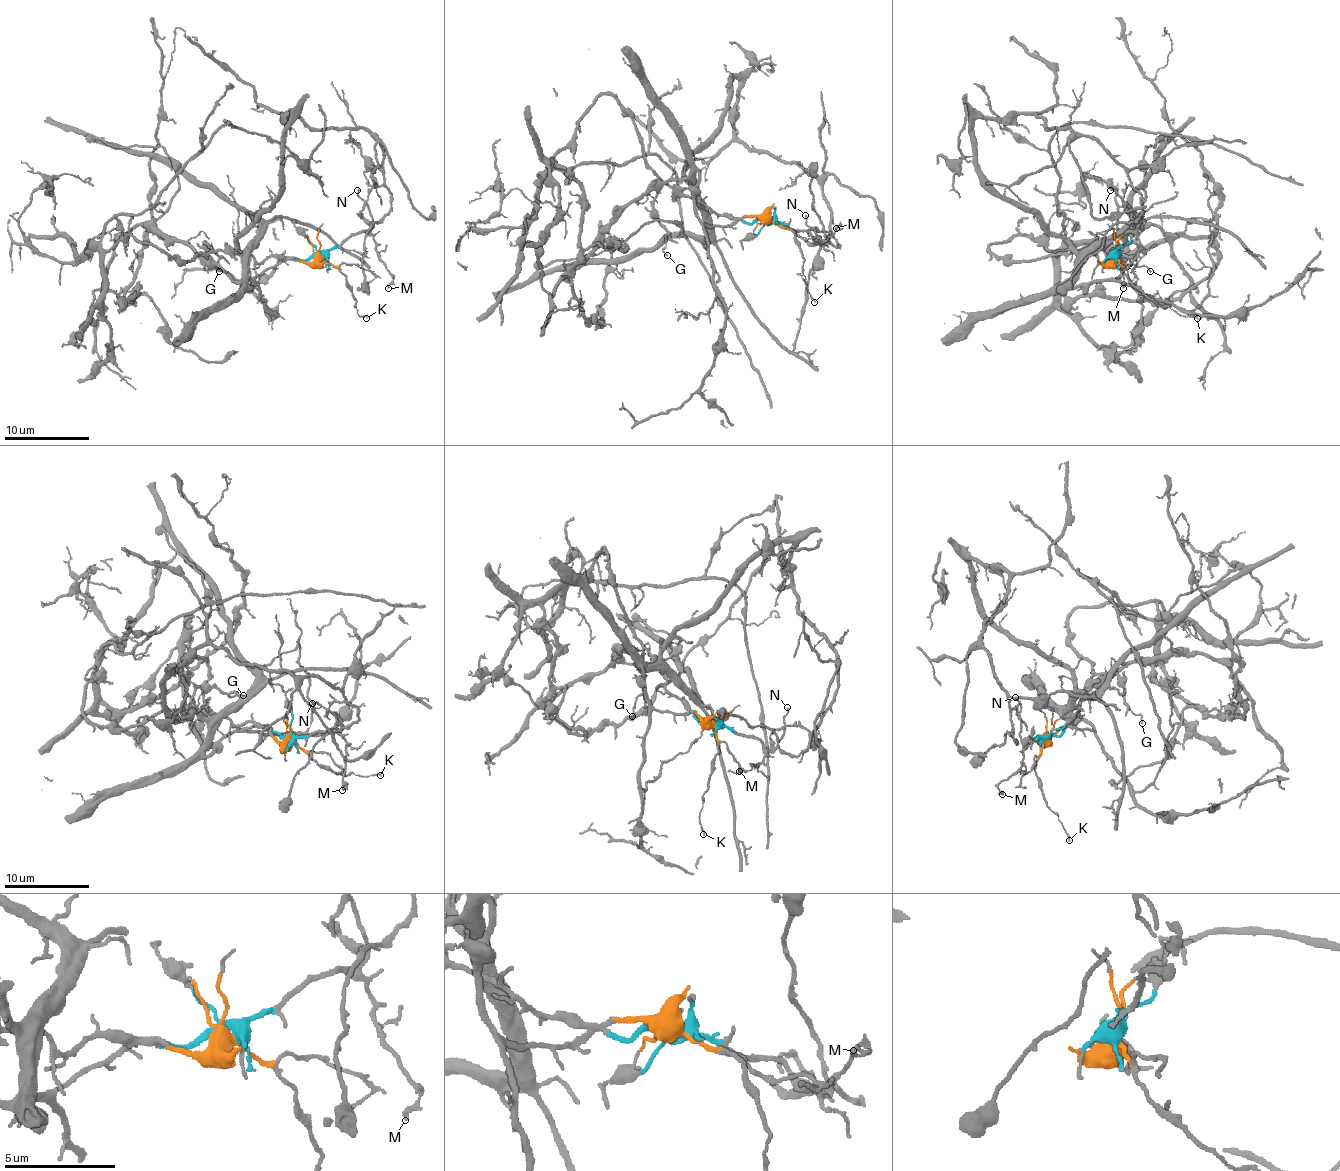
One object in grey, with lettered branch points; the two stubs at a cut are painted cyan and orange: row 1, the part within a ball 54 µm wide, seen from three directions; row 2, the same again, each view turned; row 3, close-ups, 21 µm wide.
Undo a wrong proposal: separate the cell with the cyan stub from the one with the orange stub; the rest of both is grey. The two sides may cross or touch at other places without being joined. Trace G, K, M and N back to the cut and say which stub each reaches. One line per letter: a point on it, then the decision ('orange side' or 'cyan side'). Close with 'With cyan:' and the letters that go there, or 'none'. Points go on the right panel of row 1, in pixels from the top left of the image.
G: at (1150, 271); cyan side
K: at (1197, 318); orange side
M: at (1123, 288); cyan side
N: at (1110, 190); cyan side
With cyan: G, M, N

